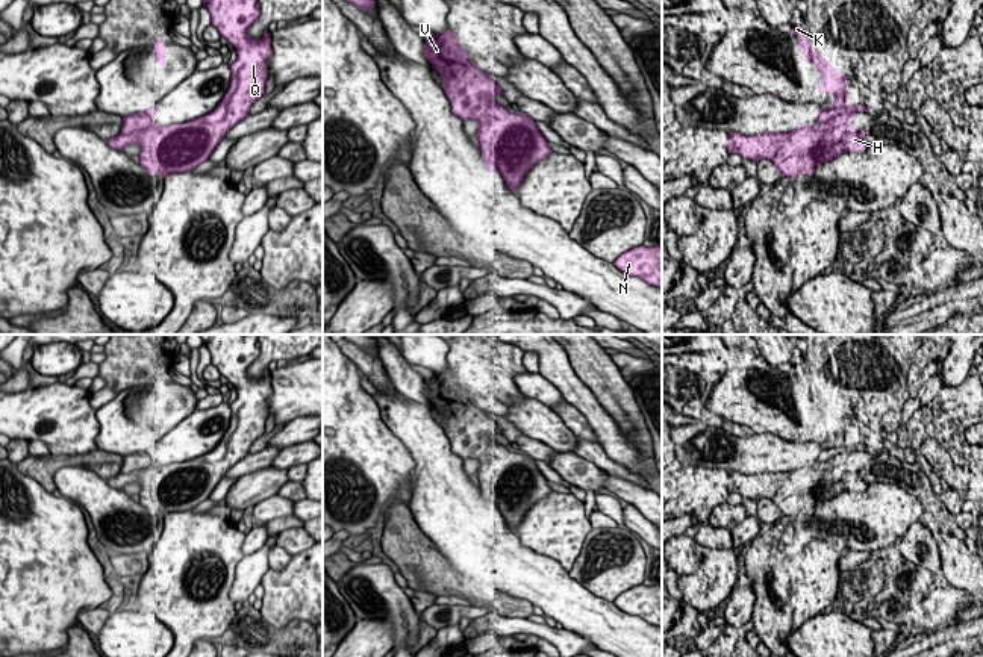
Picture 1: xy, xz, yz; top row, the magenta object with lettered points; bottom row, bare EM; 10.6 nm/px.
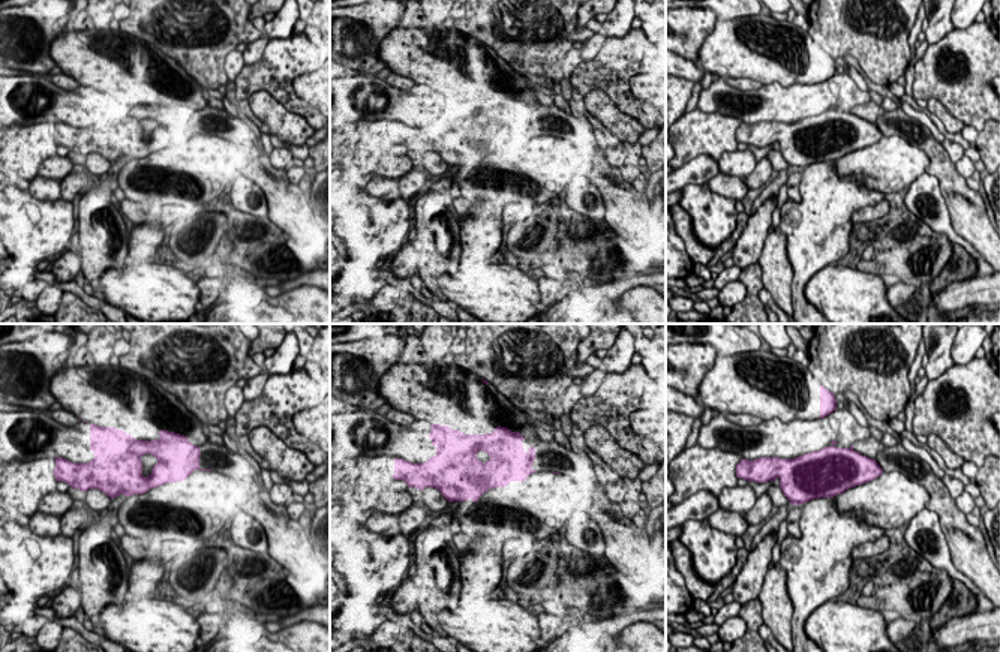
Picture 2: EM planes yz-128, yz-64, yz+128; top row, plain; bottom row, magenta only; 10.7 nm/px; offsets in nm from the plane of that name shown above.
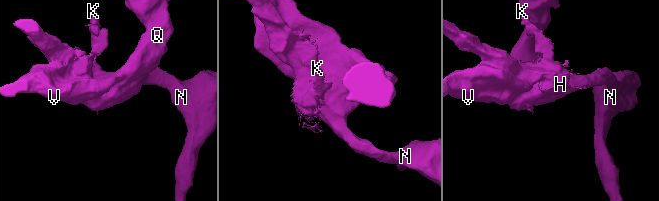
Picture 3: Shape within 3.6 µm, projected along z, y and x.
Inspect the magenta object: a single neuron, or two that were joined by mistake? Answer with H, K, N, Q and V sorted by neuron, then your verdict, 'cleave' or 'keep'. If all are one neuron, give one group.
H N Q V / K; cleave

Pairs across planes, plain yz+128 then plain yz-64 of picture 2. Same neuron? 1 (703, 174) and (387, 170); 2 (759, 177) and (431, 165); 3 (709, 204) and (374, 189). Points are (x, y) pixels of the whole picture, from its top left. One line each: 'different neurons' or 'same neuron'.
1: same neuron
2: different neurons
3: different neurons

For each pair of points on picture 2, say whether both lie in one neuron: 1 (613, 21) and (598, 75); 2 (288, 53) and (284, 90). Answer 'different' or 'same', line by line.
1: different
2: same

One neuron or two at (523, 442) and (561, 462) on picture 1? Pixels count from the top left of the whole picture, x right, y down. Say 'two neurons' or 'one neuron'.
one neuron

